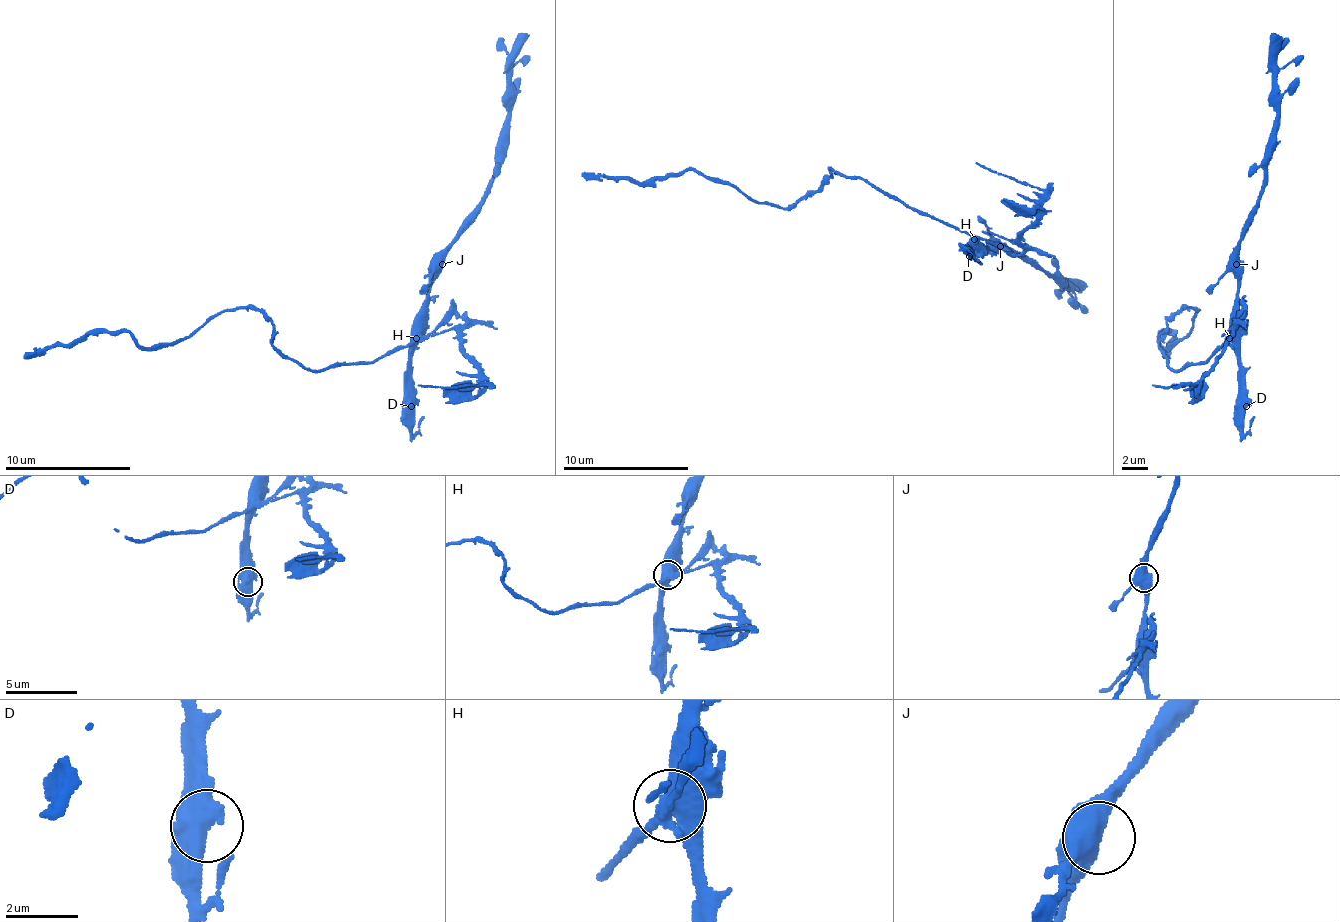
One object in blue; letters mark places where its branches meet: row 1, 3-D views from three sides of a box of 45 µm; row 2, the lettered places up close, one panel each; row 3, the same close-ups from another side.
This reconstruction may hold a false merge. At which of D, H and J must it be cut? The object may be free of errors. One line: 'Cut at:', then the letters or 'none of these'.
Cut at: H

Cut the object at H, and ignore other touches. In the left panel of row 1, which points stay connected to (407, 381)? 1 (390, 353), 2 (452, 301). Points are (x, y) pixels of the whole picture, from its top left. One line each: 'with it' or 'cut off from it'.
1: cut off from it
2: cut off from it

